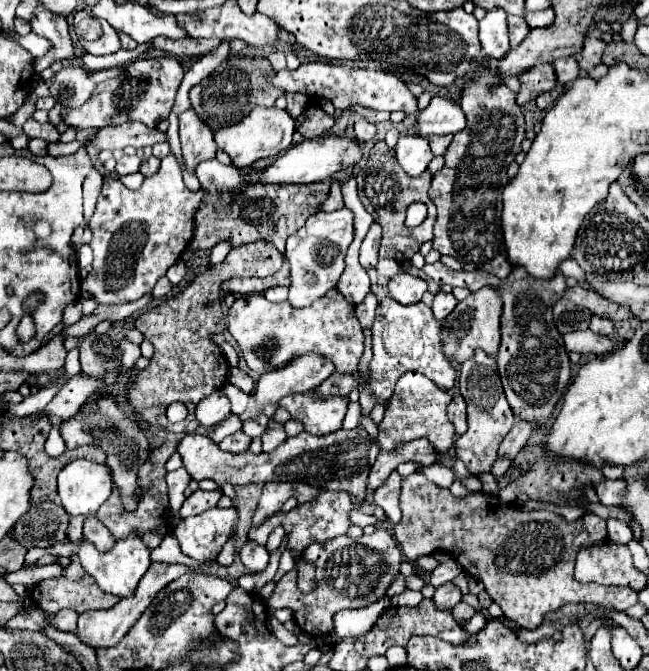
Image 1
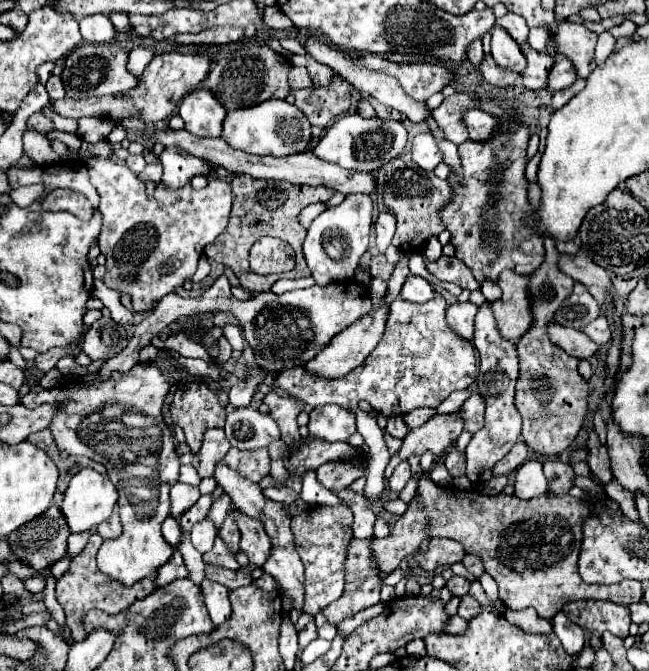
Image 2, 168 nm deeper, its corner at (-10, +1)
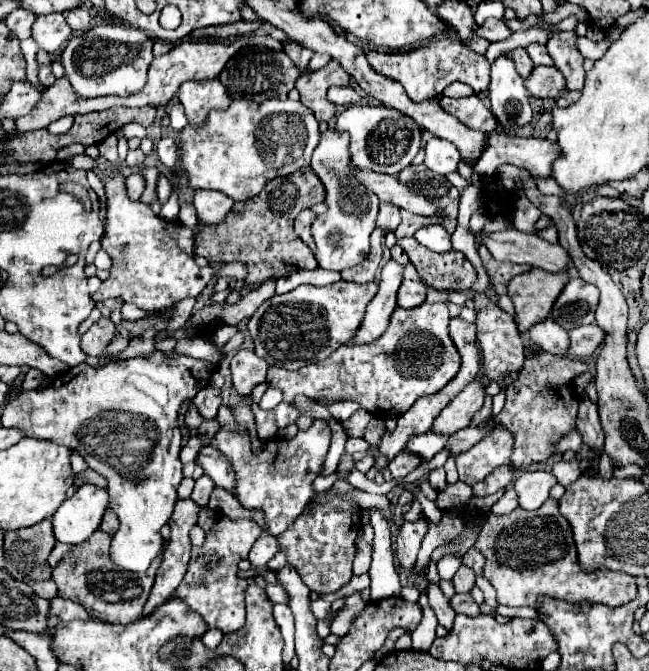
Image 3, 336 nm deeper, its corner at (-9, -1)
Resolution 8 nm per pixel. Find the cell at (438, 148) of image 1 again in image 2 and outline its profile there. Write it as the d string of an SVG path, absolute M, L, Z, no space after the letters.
M455 93L451 97L445 97L443 103L433 111L433 119L437 121L437 127L445 133L445 139L459 145L469 139L467 127L461 121L465 107L475 107L477 101L471 99L467 93Z

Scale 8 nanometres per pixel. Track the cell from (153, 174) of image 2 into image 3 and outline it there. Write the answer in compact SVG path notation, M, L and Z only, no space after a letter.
M132 173L128 179L126 179L126 193L132 201L138 201L140 195L144 193L144 177L140 173Z

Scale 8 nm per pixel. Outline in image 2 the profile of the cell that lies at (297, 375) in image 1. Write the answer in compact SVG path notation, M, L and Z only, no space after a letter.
M385 305L373 307L371 313L367 313L367 317L363 317L363 321L357 321L355 325L351 325L351 329L343 329L343 333L339 333L339 337L333 337L329 341L327 347L323 347L315 359L307 361L303 365L303 369L307 373L315 373L323 379L339 379L345 377L349 371L353 371L355 367L359 367L363 363L363 359L377 347L377 341L383 335L385 329L385 321L387 321L387 309Z

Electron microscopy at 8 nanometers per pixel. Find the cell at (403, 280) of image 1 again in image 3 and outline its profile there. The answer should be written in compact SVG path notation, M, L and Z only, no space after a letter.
M402 281L402 287L398 291L398 307L402 309L412 309L418 307L426 301L426 285L420 281Z

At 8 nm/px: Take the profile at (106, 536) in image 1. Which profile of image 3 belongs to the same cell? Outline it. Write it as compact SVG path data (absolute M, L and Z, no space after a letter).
M106 509L106 513L104 513L100 529L102 529L104 533L108 533L108 535L114 535L114 531L118 529L118 519L116 519L116 515L114 515L110 509Z

